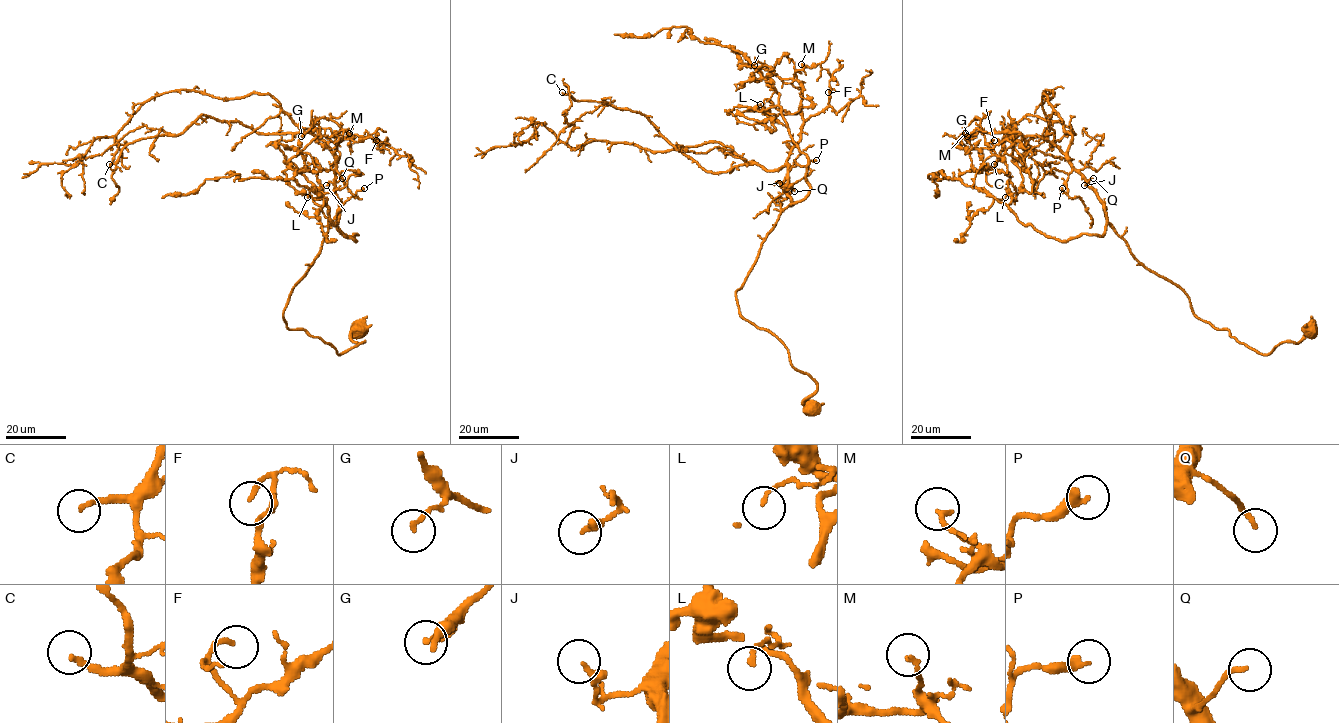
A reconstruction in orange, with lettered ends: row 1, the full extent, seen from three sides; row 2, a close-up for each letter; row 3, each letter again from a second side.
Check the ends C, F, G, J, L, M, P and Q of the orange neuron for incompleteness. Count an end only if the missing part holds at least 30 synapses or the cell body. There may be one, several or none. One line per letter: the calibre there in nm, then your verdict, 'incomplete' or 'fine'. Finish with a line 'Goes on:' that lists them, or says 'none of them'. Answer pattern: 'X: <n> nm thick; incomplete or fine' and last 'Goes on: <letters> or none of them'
C: 180 nm thick; incomplete
F: 160 nm thick; fine
G: 150 nm thick; fine
J: 280 nm thick; fine
L: 140 nm thick; fine
M: 180 nm thick; fine
P: 360 nm thick; fine
Q: 170 nm thick; incomplete
Goes on: C, Q

